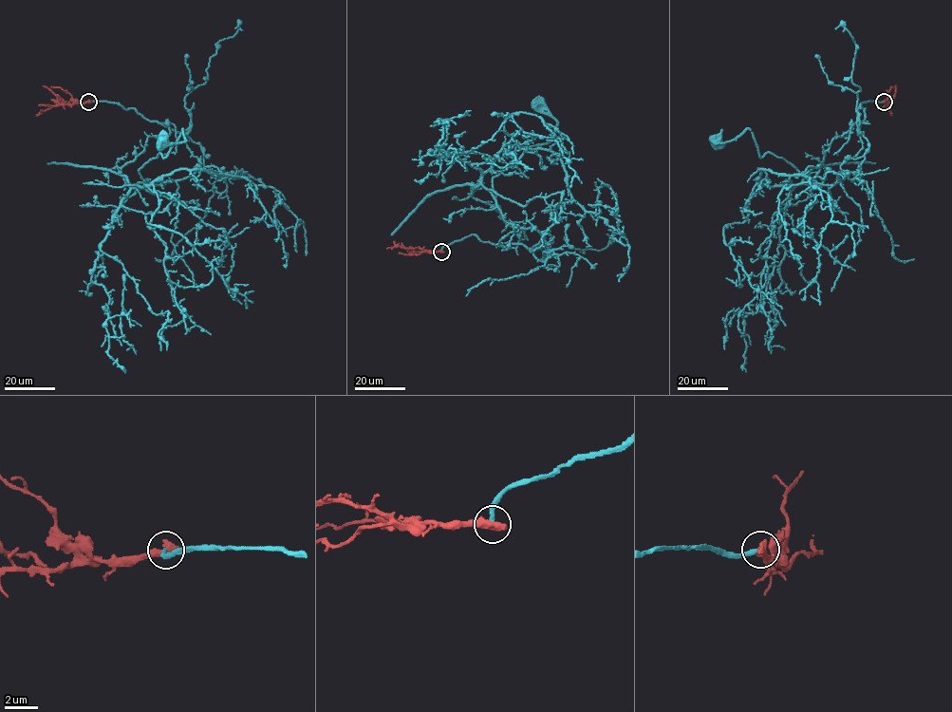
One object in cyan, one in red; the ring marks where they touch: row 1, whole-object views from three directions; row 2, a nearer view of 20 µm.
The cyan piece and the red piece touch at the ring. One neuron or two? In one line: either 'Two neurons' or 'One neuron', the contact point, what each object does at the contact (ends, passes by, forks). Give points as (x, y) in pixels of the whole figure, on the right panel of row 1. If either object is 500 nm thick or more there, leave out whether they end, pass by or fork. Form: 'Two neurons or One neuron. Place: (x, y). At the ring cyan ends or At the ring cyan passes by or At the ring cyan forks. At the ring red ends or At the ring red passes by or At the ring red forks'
Two neurons. Place: (884, 102)

